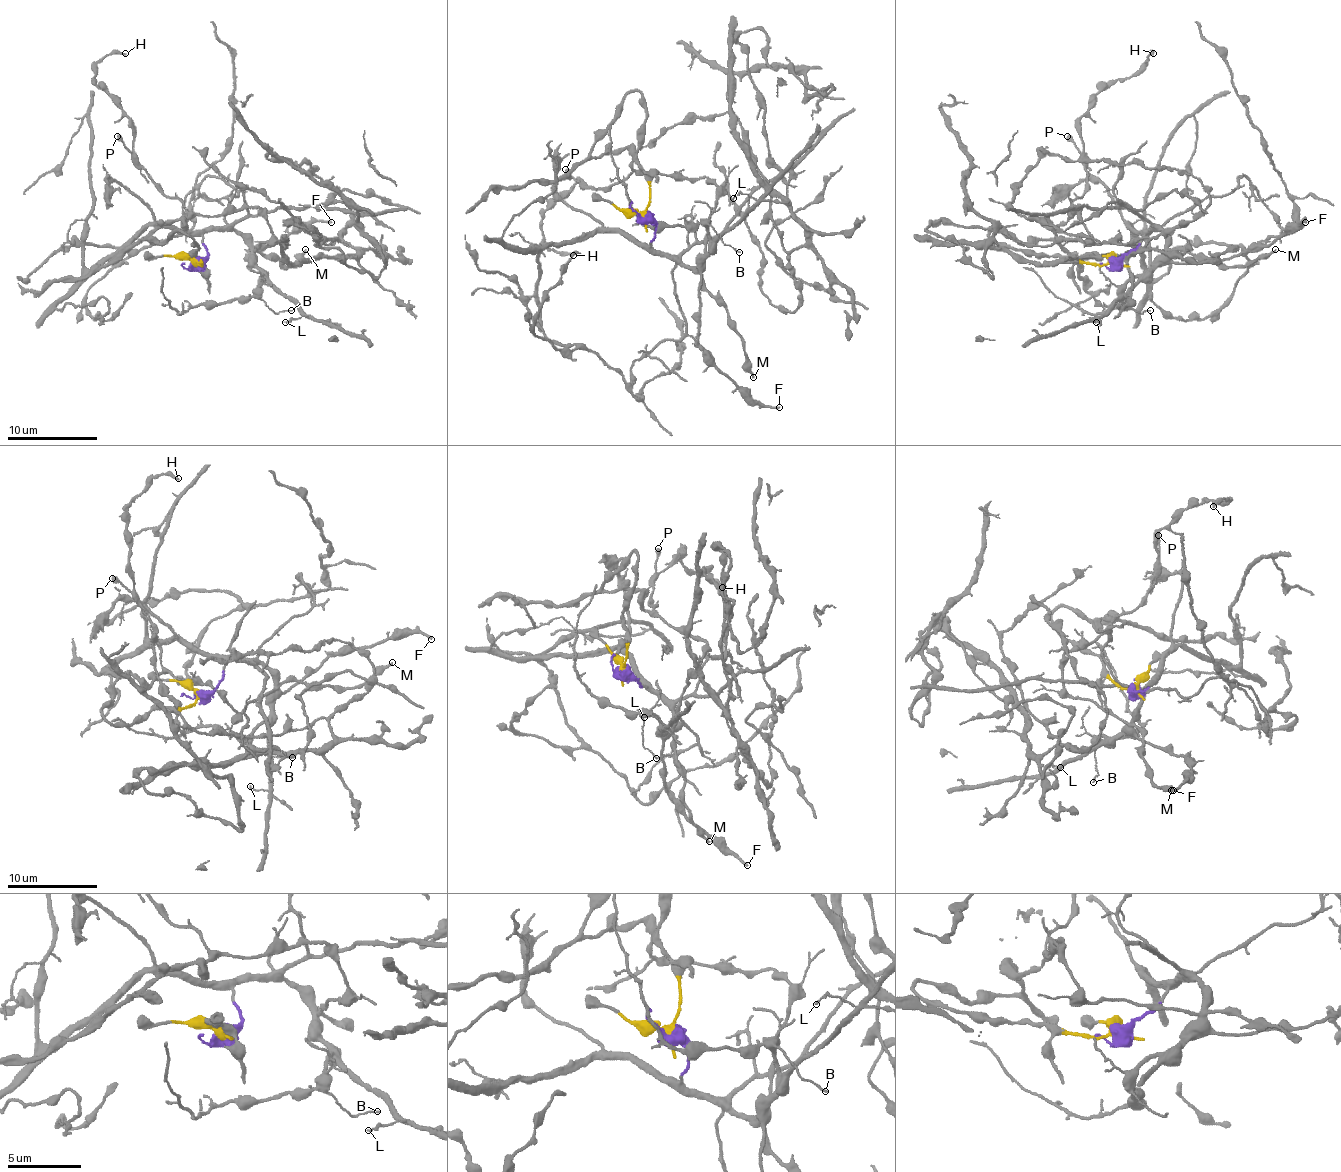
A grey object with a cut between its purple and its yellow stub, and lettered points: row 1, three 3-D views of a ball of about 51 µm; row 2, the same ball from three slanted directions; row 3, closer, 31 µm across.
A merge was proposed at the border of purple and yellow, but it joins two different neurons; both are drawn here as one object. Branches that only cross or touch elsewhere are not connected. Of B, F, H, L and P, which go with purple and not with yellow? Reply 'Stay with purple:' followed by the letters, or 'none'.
Stay with purple: B, F, L

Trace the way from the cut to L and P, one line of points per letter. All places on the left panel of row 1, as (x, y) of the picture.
L: (196, 264), (207, 255), (203, 244), (207, 230), (230, 230), (241, 237), (250, 262), (307, 316), (284, 321)
P: (196, 262), (178, 230), (142, 239), (187, 215), (117, 135)

